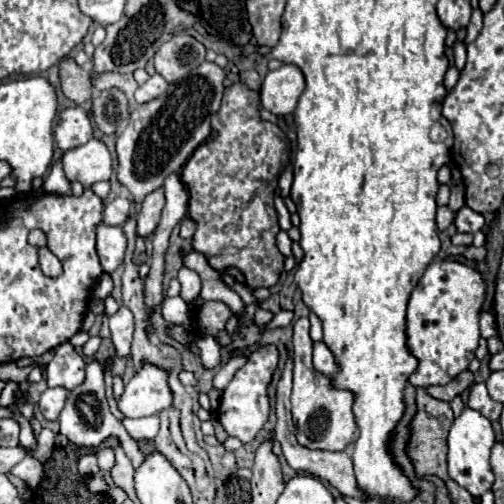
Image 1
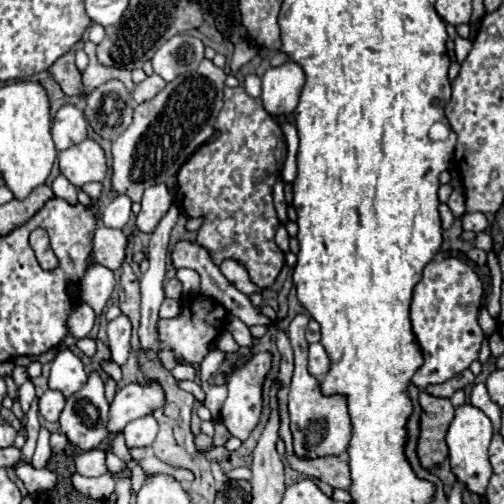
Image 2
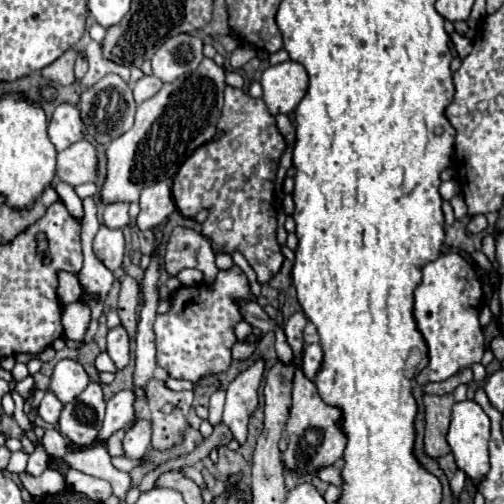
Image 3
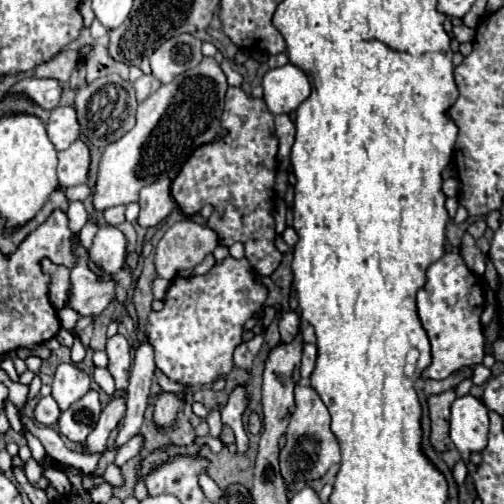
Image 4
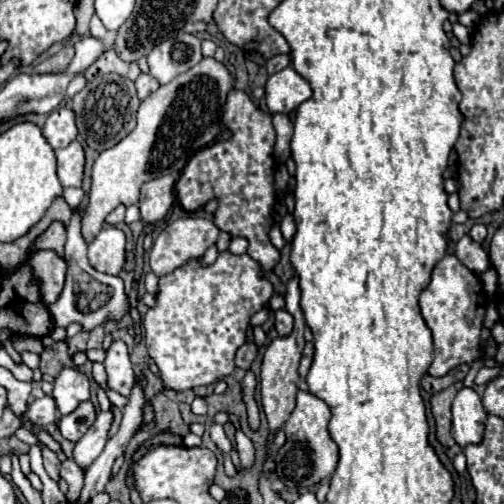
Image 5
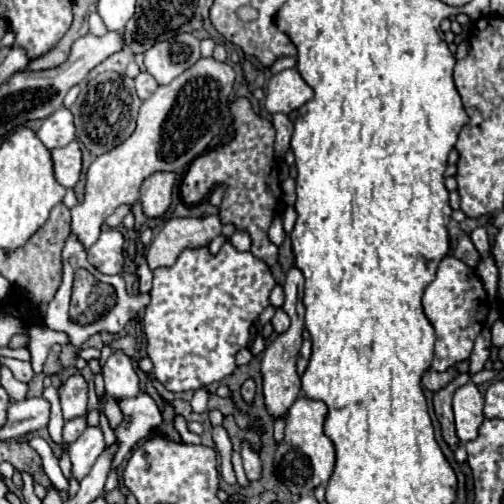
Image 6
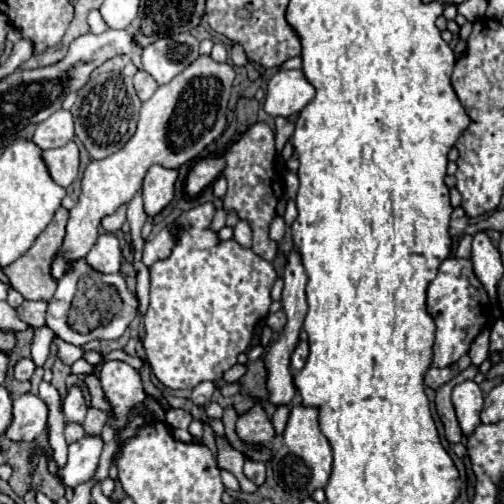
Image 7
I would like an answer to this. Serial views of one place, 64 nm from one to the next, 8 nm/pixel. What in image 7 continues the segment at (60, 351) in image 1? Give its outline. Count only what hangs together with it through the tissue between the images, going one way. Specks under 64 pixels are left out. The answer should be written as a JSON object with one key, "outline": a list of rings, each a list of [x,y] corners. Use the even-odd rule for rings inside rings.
{"outline":[[[78,386],[76,388],[70,388],[68,390],[68,396],[64,400],[64,408],[62,408],[64,420],[66,422],[78,422],[78,424],[82,424],[84,418],[86,418],[86,410],[88,410],[88,406],[84,402],[82,390]]]}

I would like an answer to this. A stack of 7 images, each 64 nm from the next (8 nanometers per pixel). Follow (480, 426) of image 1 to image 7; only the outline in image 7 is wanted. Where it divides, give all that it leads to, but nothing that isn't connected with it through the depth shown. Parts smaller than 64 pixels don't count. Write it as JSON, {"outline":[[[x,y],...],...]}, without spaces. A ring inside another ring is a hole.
{"outline":[[[466,380],[452,390],[452,404],[456,408],[458,422],[462,432],[470,436],[474,428],[480,424],[480,408],[484,404],[484,396],[474,380]]]}

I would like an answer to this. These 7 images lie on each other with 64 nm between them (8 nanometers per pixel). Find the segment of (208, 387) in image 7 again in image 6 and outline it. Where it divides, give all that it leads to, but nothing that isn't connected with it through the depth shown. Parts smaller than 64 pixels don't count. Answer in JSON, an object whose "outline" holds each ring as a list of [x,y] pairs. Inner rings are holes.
{"outline":[[[198,388],[198,390],[194,392],[192,400],[190,400],[194,412],[208,412],[208,398],[210,398],[208,390],[206,390],[206,388]]]}

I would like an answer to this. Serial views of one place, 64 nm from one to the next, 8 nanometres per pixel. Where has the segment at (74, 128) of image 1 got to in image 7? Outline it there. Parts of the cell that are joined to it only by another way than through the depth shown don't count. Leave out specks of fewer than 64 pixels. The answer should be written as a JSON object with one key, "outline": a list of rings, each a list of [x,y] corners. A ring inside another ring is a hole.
{"outline":[[[58,110],[54,112],[48,120],[40,122],[32,142],[46,150],[46,148],[58,148],[68,144],[74,138],[74,122],[72,122],[72,114],[68,110]]]}

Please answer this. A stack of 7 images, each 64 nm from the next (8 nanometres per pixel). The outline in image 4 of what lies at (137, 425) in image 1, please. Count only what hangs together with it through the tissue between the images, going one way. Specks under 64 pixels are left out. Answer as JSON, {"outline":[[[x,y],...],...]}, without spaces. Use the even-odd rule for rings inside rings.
{"outline":[[[134,436],[128,444],[124,444],[124,448],[118,452],[118,456],[116,456],[116,466],[120,468],[126,460],[130,460],[130,458],[134,458],[138,452],[140,452],[140,446],[142,446],[142,438],[140,436]]]}

